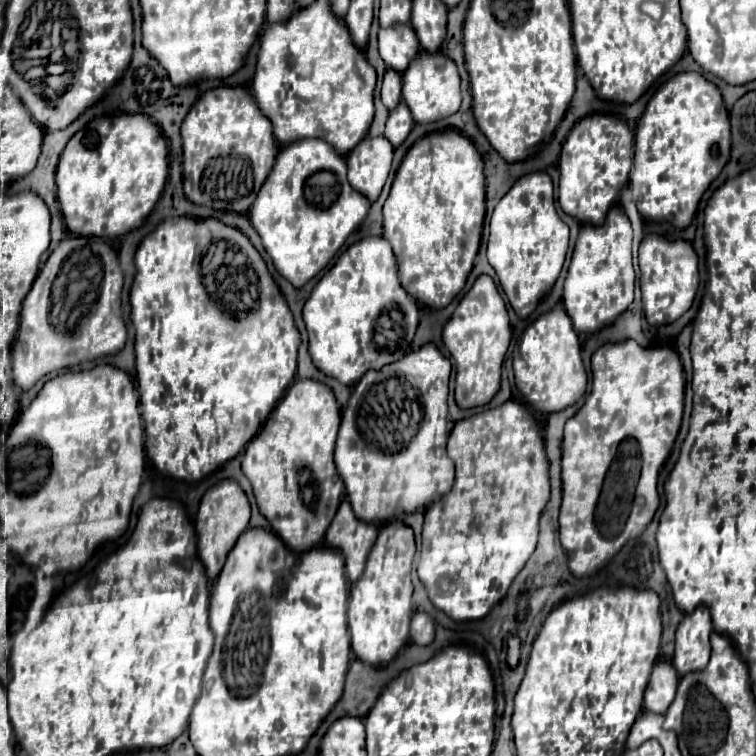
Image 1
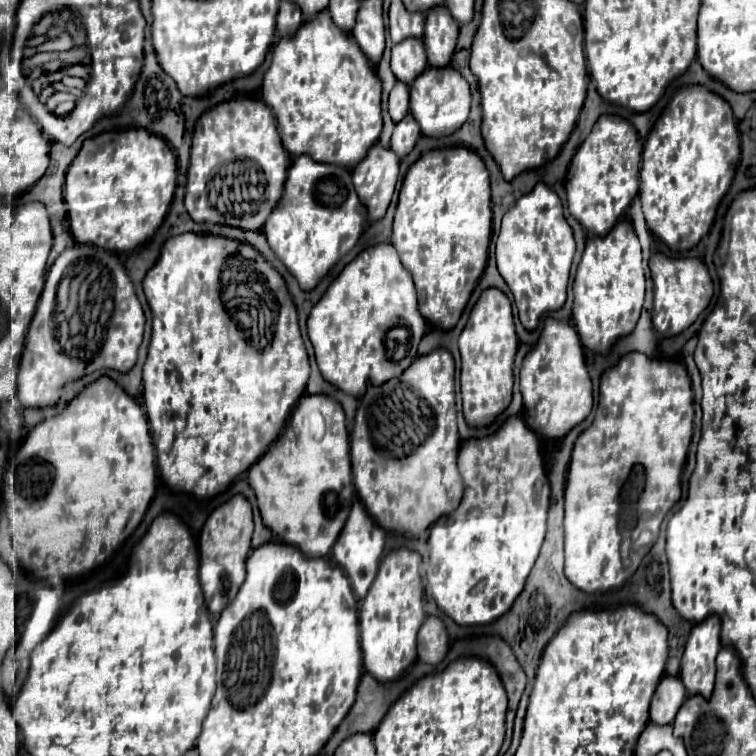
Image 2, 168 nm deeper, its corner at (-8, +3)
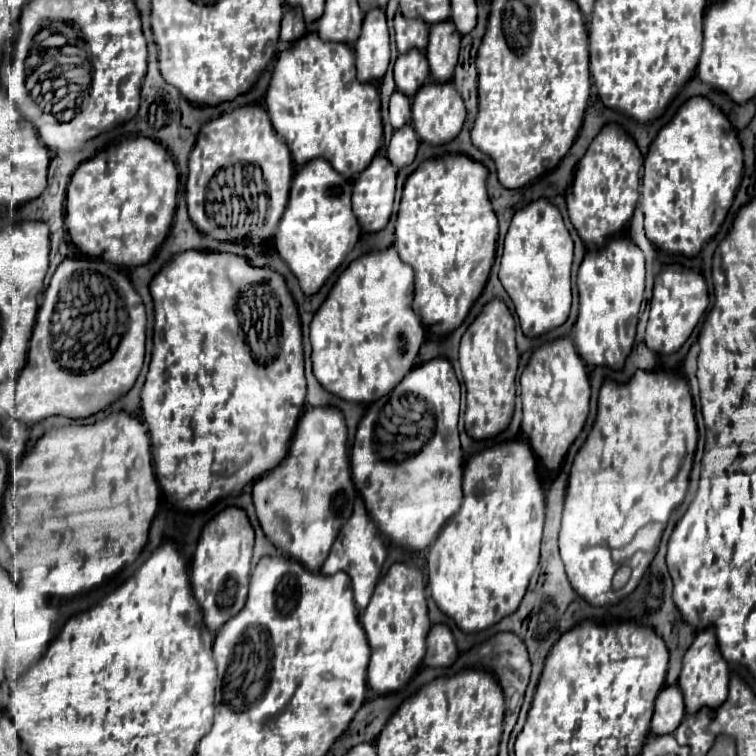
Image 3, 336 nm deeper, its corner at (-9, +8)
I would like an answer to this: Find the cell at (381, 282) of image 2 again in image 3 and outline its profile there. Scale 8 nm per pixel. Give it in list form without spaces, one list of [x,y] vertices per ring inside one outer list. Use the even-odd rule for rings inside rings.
[[[393,246],[369,252],[353,260],[337,278],[325,302],[319,306],[311,320],[311,346],[313,346],[313,372],[325,390],[337,394],[347,402],[369,404],[375,396],[389,394],[397,382],[415,366],[417,352],[425,340],[421,320],[415,316],[411,302],[415,294],[413,270],[401,262]]]

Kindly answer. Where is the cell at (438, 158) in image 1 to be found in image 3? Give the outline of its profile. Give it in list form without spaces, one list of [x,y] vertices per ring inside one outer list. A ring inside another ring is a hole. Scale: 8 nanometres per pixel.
[[[447,154],[443,158],[429,158],[421,162],[403,186],[401,206],[395,222],[395,248],[401,260],[415,270],[413,310],[417,316],[421,316],[423,326],[439,336],[447,336],[461,326],[471,304],[481,294],[495,260],[499,226],[487,196],[487,178],[489,170],[481,162],[465,154]]]

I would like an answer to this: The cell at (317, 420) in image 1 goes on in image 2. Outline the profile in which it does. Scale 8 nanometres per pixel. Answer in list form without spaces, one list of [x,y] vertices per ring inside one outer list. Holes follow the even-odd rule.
[[[304,395],[286,431],[268,453],[250,467],[248,483],[254,489],[264,525],[282,537],[282,543],[298,547],[306,557],[326,557],[356,497],[342,405],[326,395]]]

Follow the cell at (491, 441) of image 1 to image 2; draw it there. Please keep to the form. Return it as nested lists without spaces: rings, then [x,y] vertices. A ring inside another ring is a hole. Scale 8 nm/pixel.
[[[520,417],[506,419],[506,423],[486,439],[464,441],[458,455],[458,469],[466,487],[464,497],[454,513],[444,515],[430,527],[426,579],[436,605],[458,625],[488,625],[512,607],[536,563],[546,531],[550,485],[542,465],[540,439]],[[478,583],[484,583],[484,587],[474,591]]]

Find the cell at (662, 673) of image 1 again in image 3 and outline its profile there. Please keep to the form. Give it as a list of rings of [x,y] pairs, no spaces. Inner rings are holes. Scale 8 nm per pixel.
[[[665,686],[655,700],[655,712],[651,720],[653,734],[673,734],[685,716],[683,692],[677,686]]]

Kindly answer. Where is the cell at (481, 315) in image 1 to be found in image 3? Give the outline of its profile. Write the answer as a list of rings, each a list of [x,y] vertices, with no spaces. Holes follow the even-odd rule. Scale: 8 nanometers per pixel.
[[[493,298],[465,330],[459,346],[459,366],[467,388],[465,430],[471,438],[491,438],[509,426],[515,406],[517,364],[519,352],[515,346],[515,320],[505,302]]]

